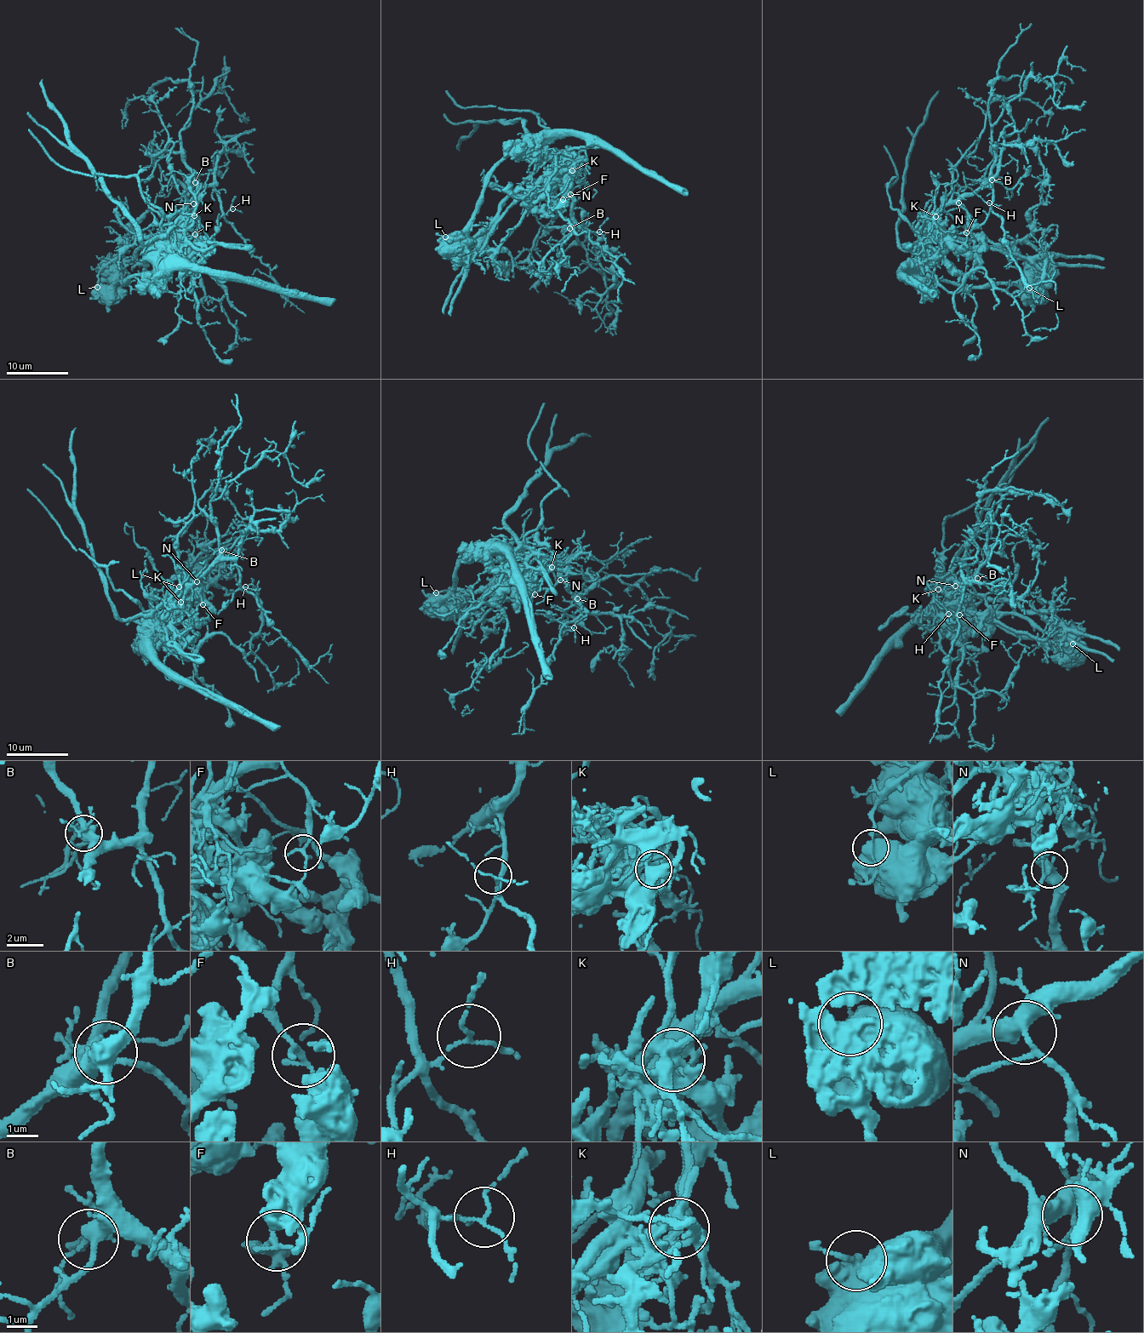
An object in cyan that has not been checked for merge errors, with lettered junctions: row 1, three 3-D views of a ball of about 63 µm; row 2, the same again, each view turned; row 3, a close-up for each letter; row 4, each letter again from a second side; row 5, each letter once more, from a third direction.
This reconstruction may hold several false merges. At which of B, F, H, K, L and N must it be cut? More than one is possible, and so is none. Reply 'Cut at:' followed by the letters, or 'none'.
Cut at: F, K, L

